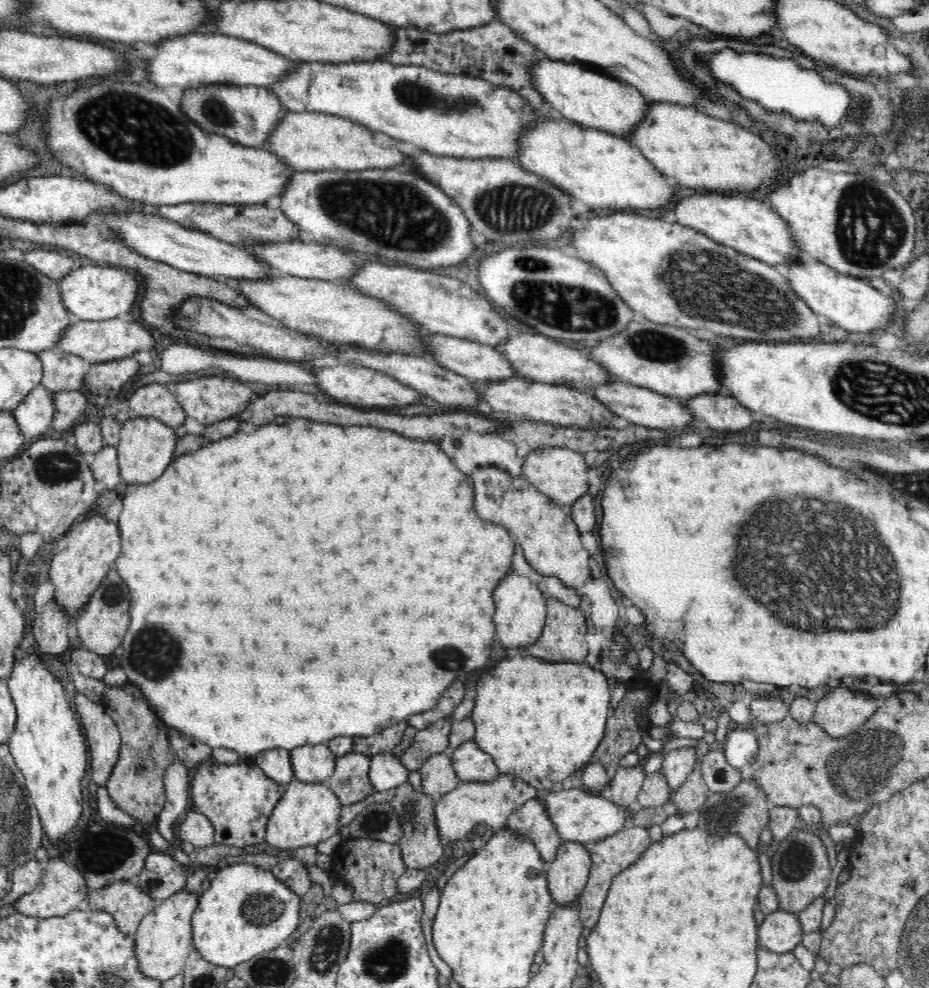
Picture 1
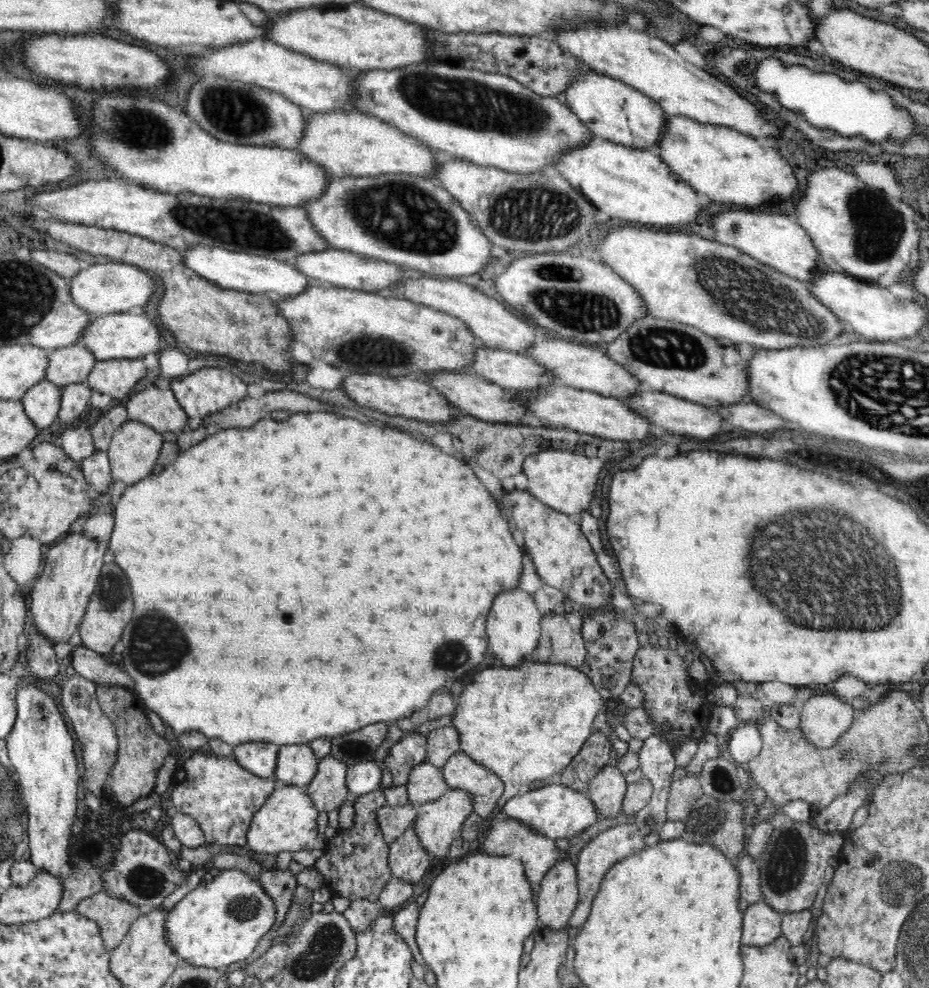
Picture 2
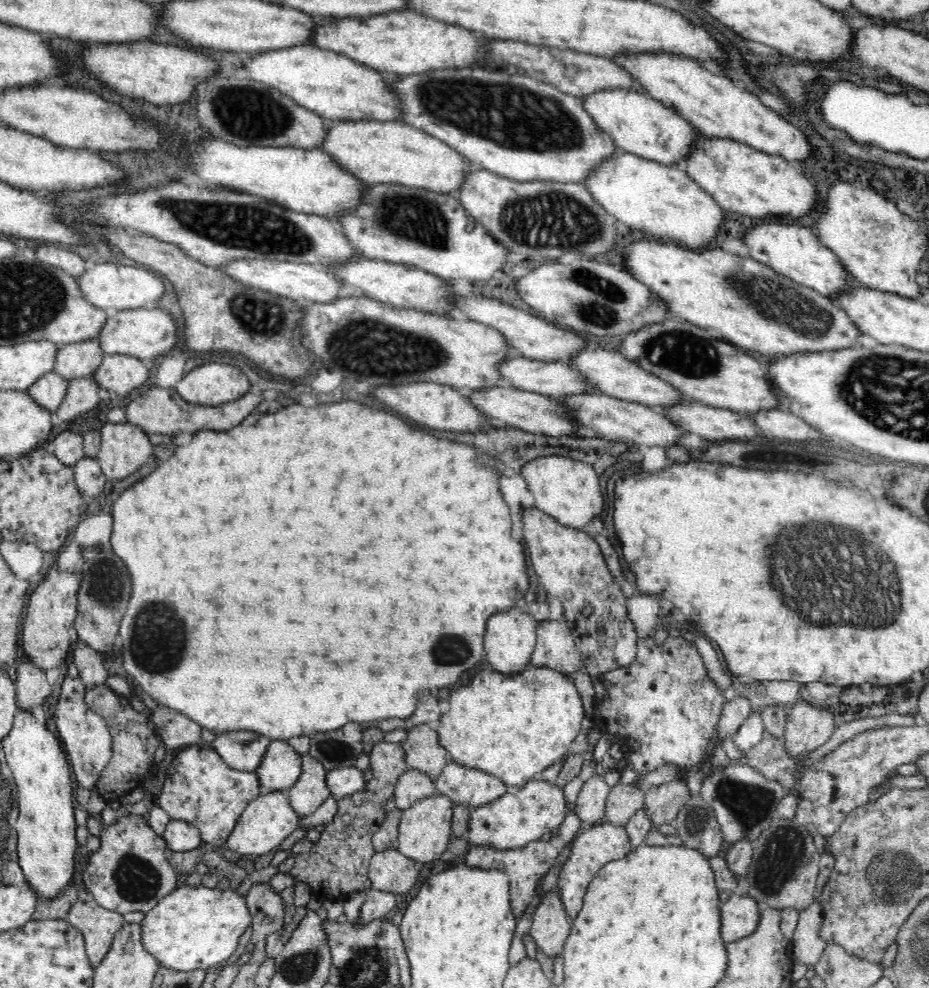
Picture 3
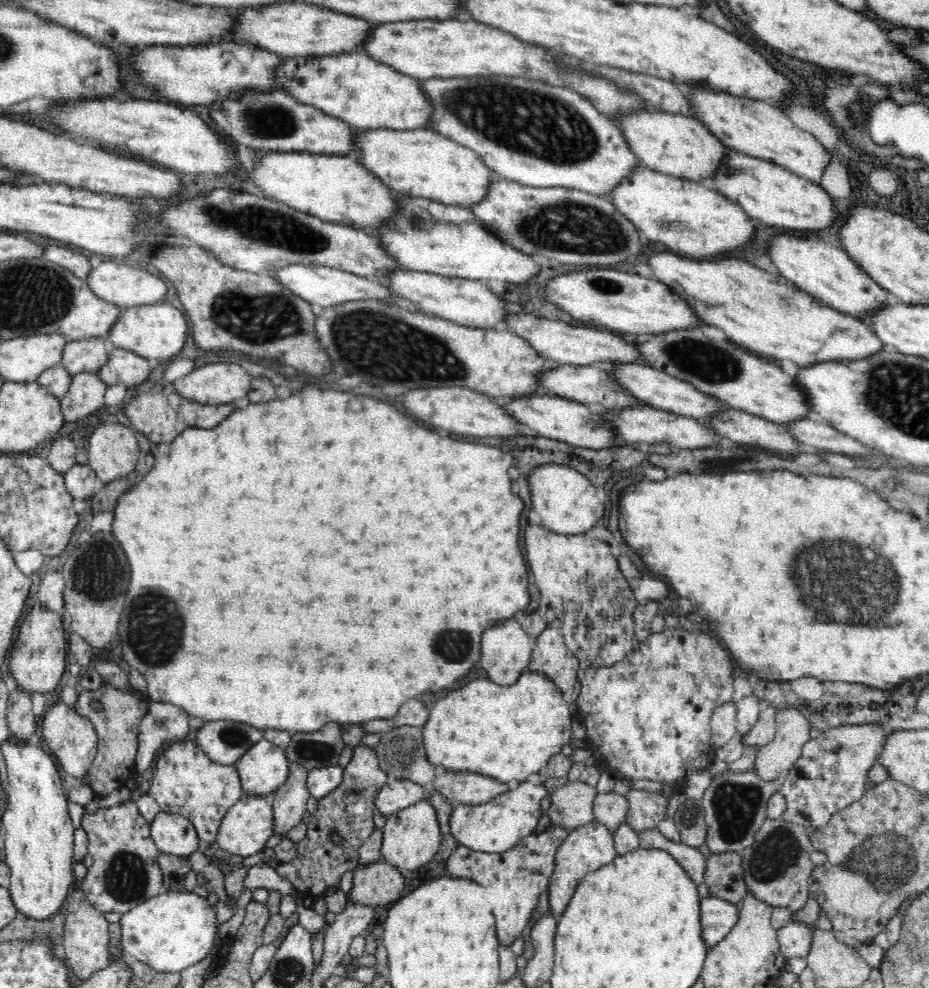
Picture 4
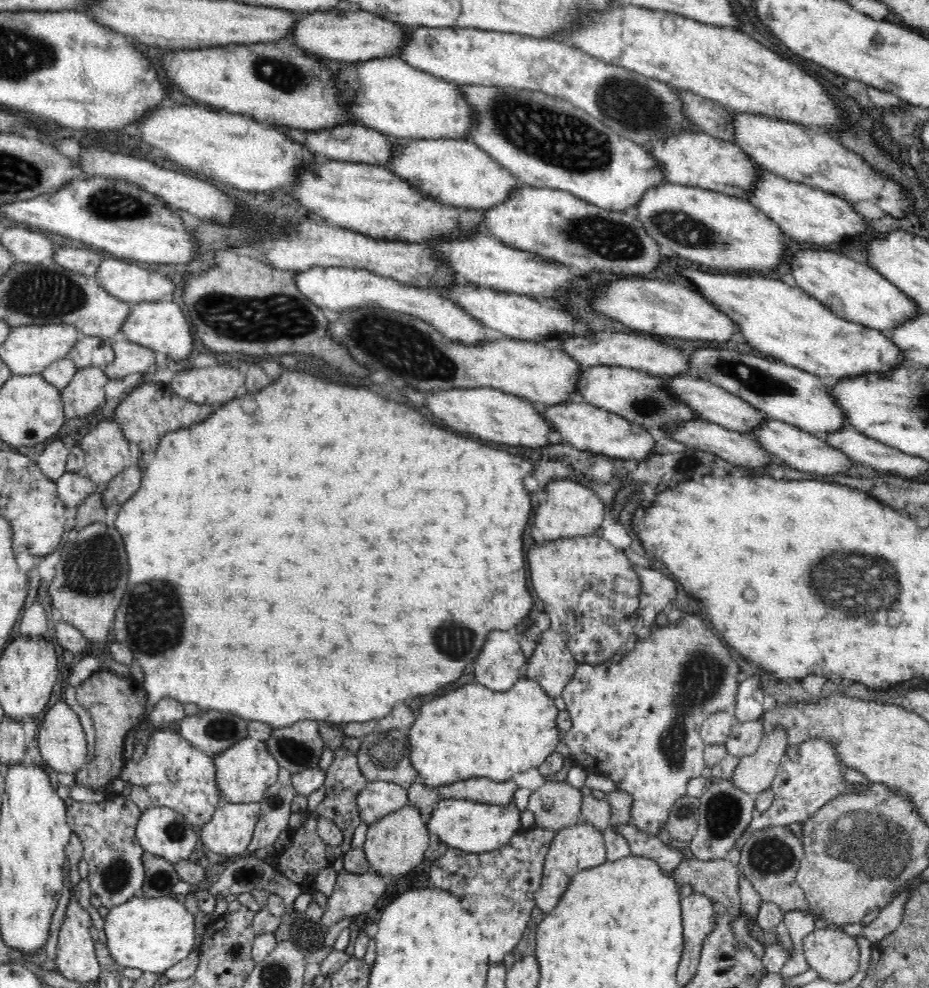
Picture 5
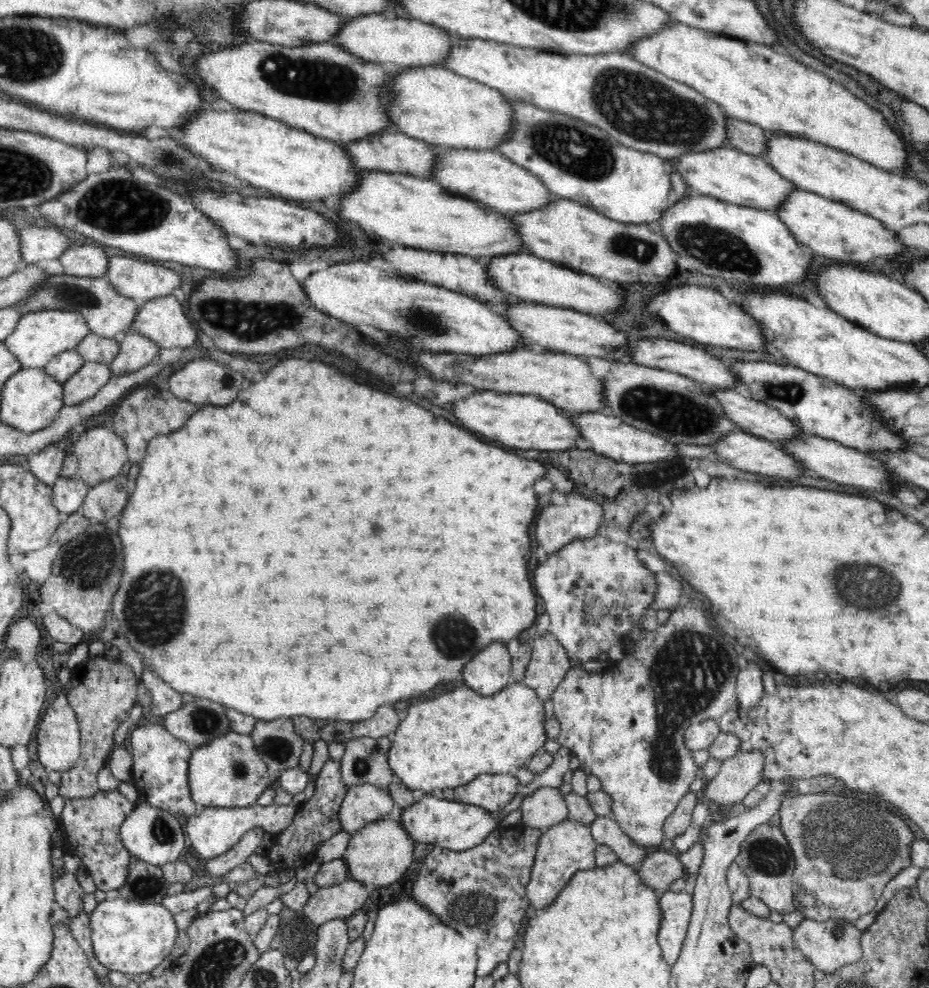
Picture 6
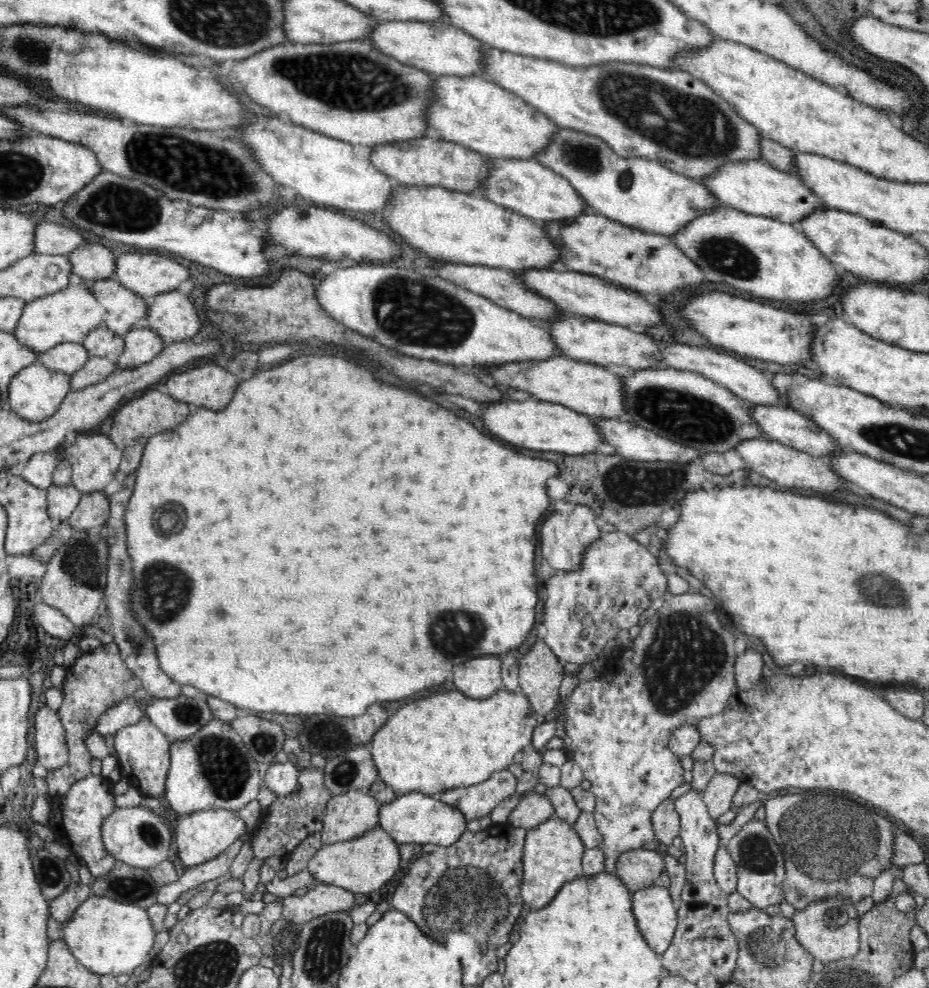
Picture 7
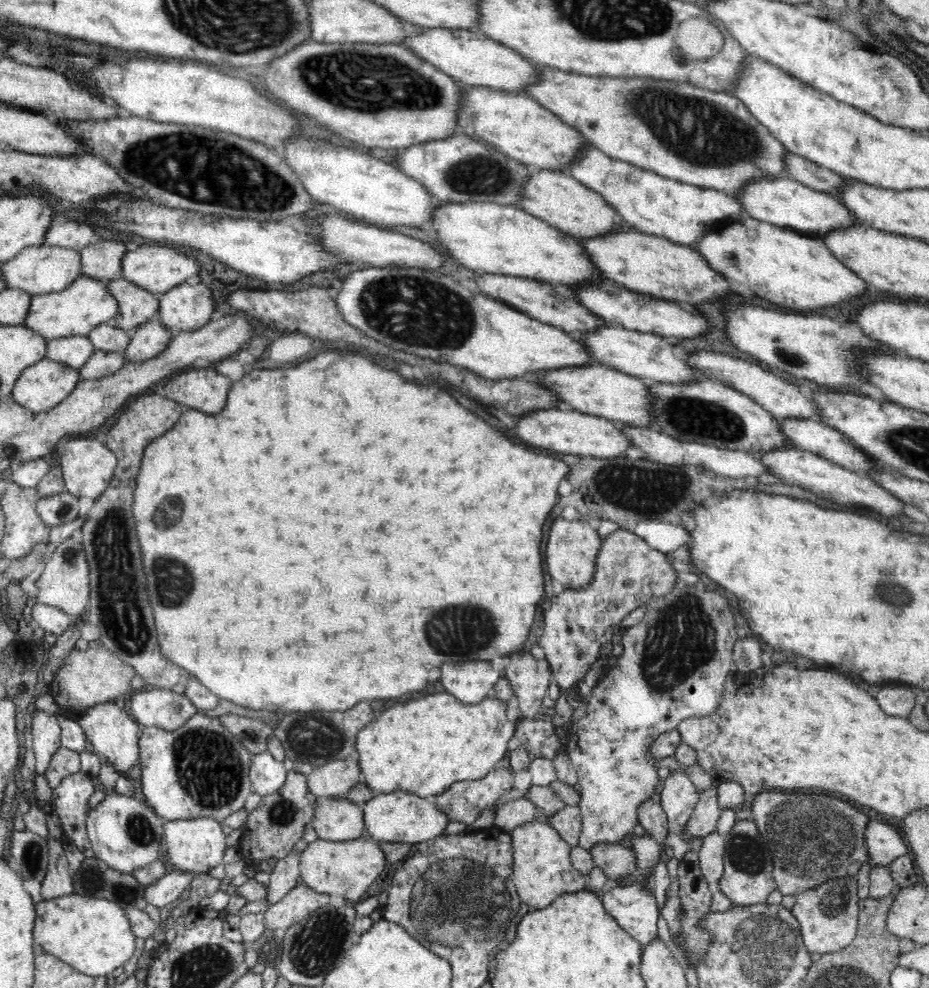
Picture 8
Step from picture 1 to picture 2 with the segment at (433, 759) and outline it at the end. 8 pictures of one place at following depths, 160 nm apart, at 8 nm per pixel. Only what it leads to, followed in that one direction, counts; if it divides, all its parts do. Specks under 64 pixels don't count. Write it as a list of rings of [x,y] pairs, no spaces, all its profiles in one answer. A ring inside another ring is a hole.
[[[424,761],[416,765],[407,775],[407,798],[416,806],[440,798],[449,788],[442,774],[442,768]]]

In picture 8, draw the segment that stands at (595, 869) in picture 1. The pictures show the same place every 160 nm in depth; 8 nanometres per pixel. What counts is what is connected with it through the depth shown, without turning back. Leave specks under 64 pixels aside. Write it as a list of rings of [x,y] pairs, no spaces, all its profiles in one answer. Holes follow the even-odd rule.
[[[534,820],[511,829],[512,870],[511,880],[519,899],[531,910],[542,910],[558,896],[582,890],[587,885],[587,876],[574,868],[570,860],[573,847],[566,843],[550,823]]]

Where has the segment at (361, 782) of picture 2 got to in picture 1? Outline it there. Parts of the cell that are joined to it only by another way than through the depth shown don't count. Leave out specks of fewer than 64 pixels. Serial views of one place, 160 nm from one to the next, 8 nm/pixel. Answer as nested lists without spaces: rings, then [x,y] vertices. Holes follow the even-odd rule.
[[[392,751],[372,755],[370,768],[368,768],[368,779],[376,791],[385,791],[398,788],[400,784],[408,781],[410,771],[404,768],[400,757]]]

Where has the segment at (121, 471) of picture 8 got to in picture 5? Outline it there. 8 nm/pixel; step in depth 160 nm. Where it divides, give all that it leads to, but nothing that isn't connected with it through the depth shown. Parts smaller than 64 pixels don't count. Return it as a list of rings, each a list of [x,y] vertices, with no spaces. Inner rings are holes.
[[[154,380],[142,381],[131,393],[121,397],[116,404],[118,426],[124,431],[129,442],[136,442],[141,452],[154,450],[165,434],[200,424],[215,410],[213,405],[203,405],[187,400],[176,394],[168,380],[162,380],[162,386],[154,386]]]

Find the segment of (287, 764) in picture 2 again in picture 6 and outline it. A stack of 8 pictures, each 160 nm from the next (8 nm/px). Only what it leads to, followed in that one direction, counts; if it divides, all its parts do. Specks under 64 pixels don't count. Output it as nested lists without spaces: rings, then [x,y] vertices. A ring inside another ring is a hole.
[[[232,730],[220,737],[214,736],[214,740],[208,740],[206,744],[193,749],[190,752],[190,764],[186,768],[190,799],[194,799],[200,808],[244,808],[253,805],[268,786],[271,774],[261,754],[256,751],[253,740]]]

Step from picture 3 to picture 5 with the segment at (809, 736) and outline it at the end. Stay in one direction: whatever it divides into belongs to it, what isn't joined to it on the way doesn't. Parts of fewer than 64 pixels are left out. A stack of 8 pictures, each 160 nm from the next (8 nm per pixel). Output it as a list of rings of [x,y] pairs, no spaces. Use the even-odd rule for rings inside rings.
[[[780,726],[774,727],[760,740],[756,752],[740,757],[728,781],[755,796],[770,789],[786,752],[786,740],[786,731]]]

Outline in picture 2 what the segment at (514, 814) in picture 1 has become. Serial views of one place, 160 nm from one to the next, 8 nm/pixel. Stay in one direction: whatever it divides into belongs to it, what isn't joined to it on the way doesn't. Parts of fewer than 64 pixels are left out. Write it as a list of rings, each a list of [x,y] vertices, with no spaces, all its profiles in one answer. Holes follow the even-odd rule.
[[[498,818],[489,828],[490,832],[485,837],[482,844],[482,852],[486,855],[506,855],[522,863],[526,879],[530,884],[536,886],[547,875],[551,866],[556,864],[558,854],[560,854],[558,845],[548,836],[540,836],[538,832],[532,832],[526,823],[518,822],[518,819]]]

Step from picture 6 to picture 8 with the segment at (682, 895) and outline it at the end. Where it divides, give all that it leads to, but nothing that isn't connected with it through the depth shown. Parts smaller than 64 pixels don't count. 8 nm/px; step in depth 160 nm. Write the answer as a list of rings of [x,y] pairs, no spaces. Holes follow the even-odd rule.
[[[638,885],[609,886],[599,896],[602,907],[622,930],[641,945],[658,936],[658,904],[650,891]]]

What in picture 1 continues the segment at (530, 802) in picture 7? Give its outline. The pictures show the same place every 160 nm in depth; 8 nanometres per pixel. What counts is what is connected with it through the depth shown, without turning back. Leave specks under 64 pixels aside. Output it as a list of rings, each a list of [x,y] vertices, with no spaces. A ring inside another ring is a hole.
[[[641,763],[633,767],[618,767],[614,775],[611,776],[610,784],[607,787],[607,794],[604,796],[622,807],[628,807],[633,802],[637,802],[640,786],[646,778],[646,771]]]

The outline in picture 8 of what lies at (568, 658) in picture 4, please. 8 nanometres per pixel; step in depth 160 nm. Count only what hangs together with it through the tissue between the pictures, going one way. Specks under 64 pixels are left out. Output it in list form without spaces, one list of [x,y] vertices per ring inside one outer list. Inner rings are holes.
[[[520,651],[511,656],[501,676],[510,681],[523,718],[533,719],[544,714],[540,706],[549,696],[551,682],[550,663],[546,662],[546,658],[536,660],[532,653]]]

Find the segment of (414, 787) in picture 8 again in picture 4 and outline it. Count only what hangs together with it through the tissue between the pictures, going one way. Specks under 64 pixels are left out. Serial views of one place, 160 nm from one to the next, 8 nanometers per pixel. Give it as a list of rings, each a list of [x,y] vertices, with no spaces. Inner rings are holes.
[[[524,672],[510,686],[496,684],[486,678],[475,679],[461,687],[446,698],[436,700],[430,710],[430,718],[422,726],[423,750],[426,751],[426,759],[434,766],[442,764],[447,771],[468,771],[503,783],[510,780],[521,783],[527,781],[530,774],[540,772],[540,768],[546,766],[548,760],[560,753],[572,739],[571,707],[564,702],[563,694],[550,677],[542,673]]]

